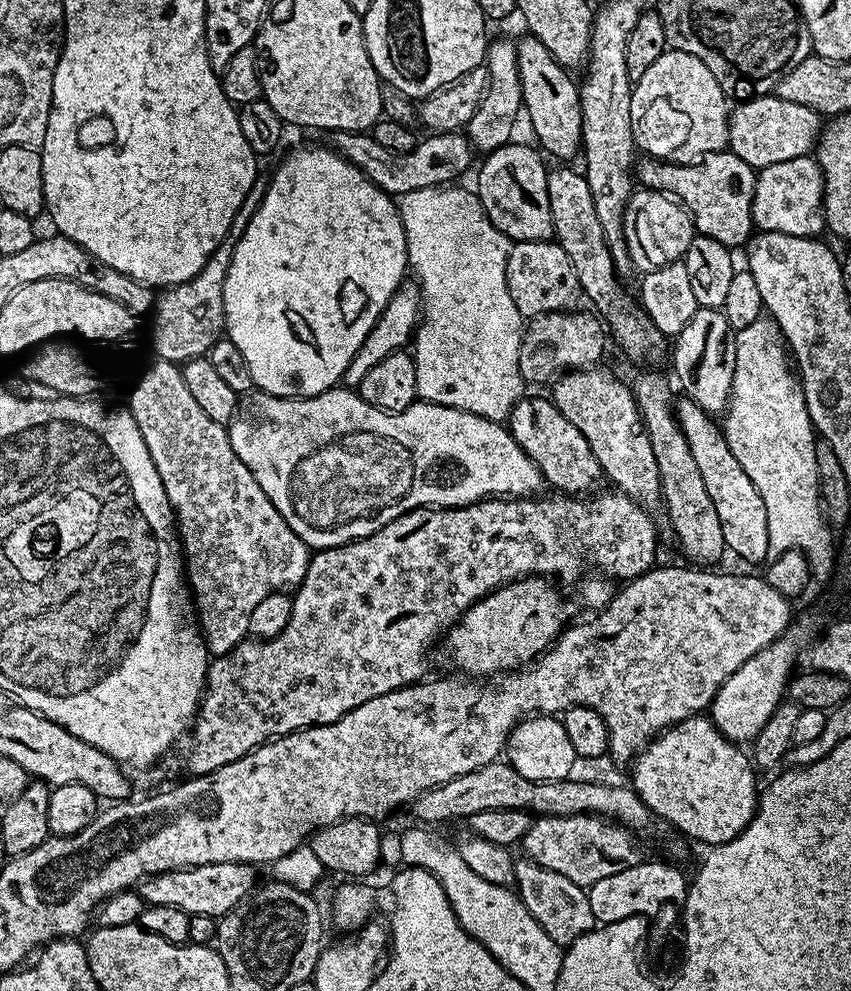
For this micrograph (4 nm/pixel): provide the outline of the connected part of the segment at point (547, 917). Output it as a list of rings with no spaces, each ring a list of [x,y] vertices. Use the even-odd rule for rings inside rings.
[[[520,858],[516,863],[515,891],[526,910],[554,938],[554,942],[561,946],[573,944],[582,934],[597,927],[598,921],[594,918],[594,910],[590,910],[590,898],[586,889],[570,882],[563,874],[554,874],[554,870],[546,870],[546,866],[538,866],[538,862],[527,858]]]

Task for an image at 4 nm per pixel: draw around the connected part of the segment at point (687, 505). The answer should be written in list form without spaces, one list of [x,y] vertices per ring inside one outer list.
[[[644,372],[630,384],[636,396],[636,404],[640,407],[640,416],[644,419],[644,427],[648,429],[650,446],[654,446],[654,458],[658,462],[660,485],[664,491],[664,507],[667,519],[672,522],[675,539],[680,539],[689,561],[699,562],[704,566],[712,566],[720,555],[726,552],[722,538],[721,523],[714,503],[706,492],[702,475],[698,472],[697,463],[690,452],[690,446],[683,436],[676,415],[673,412],[674,395],[668,380],[656,372]]]

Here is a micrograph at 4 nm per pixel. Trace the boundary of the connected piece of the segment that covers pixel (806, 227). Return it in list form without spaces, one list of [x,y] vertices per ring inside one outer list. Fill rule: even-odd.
[[[815,155],[790,158],[788,162],[774,162],[774,166],[759,169],[754,186],[752,223],[759,231],[774,234],[794,234],[813,238],[825,231],[824,176]]]

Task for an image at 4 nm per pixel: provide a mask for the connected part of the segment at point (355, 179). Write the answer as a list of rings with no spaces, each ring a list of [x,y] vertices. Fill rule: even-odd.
[[[331,147],[296,148],[277,166],[272,181],[267,181],[260,205],[250,218],[244,233],[235,241],[232,261],[224,283],[224,327],[227,339],[232,340],[234,346],[238,346],[242,358],[246,358],[246,366],[250,366],[250,378],[259,391],[268,392],[272,396],[317,396],[337,387],[343,381],[346,366],[350,366],[350,358],[358,354],[358,346],[366,342],[370,330],[378,322],[382,310],[388,305],[408,271],[406,234],[397,201],[378,186],[374,186],[374,182],[370,182],[370,178],[366,178],[362,170],[358,170],[345,156],[341,156]]]

